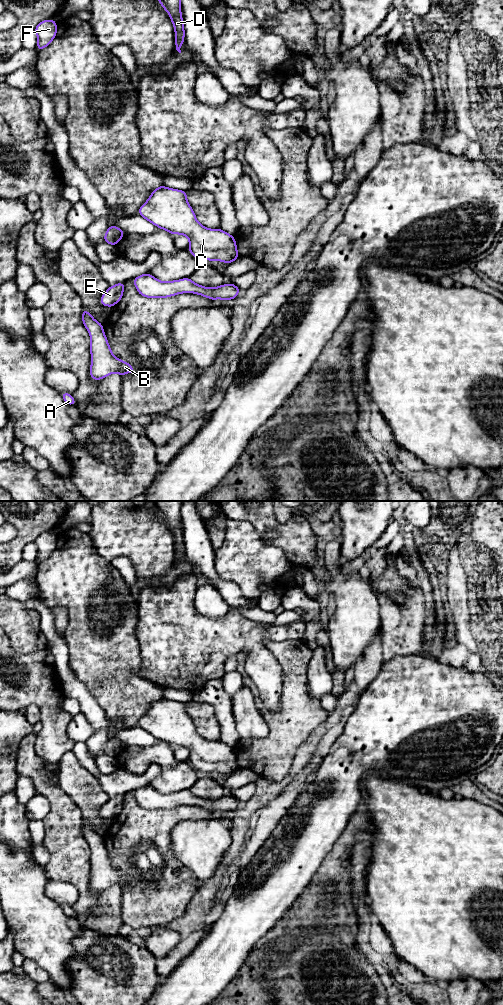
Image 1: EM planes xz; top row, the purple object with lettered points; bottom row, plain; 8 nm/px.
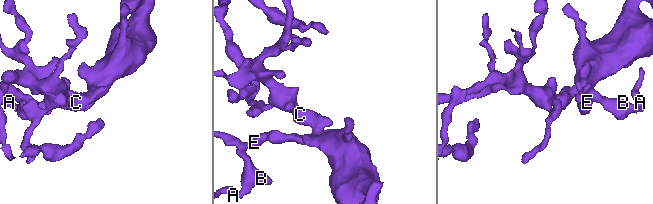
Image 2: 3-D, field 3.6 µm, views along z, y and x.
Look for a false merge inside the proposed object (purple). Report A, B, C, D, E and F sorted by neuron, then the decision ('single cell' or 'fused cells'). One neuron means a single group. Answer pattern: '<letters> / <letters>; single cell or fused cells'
A B C D E F; single cell

